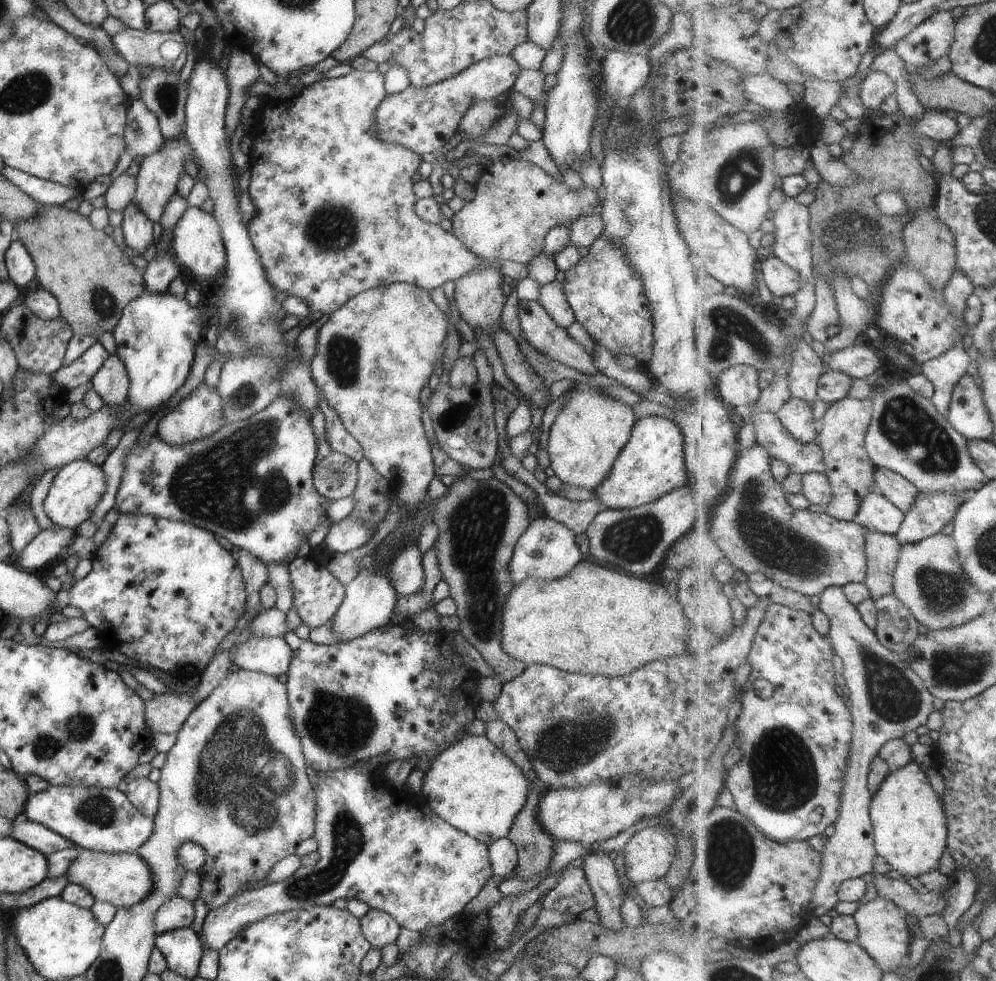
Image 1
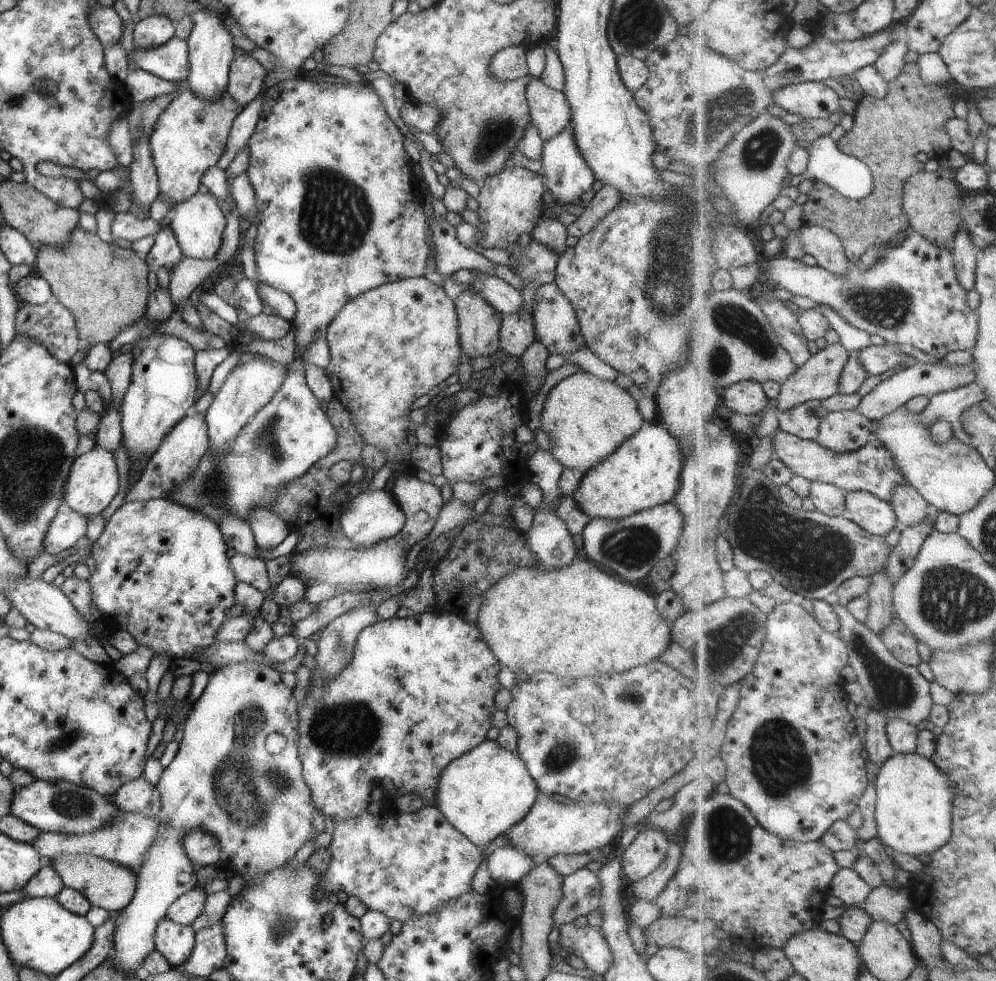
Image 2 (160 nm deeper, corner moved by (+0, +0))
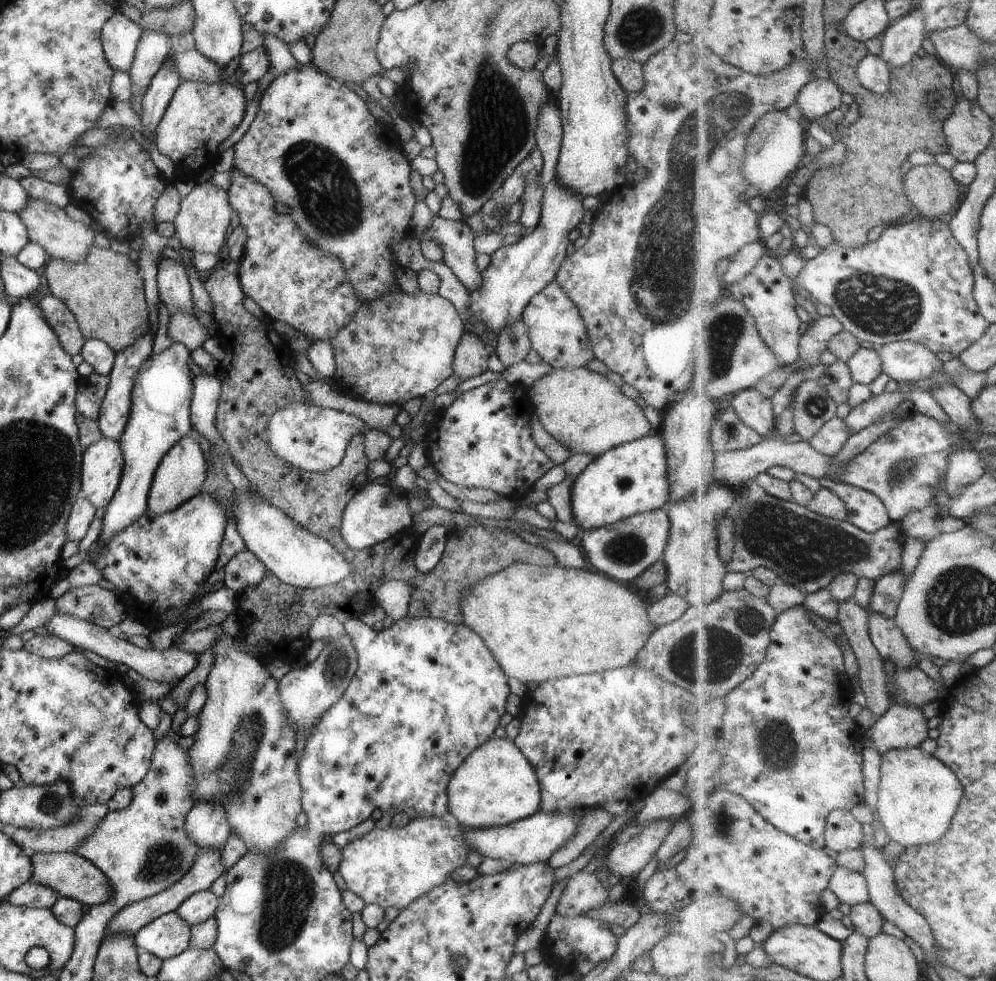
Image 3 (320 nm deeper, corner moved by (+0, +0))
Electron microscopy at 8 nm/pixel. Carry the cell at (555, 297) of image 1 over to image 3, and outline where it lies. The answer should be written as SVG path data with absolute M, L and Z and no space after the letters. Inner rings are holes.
M554 278L531 296L520 314L520 319L525 325L530 348L540 356L540 360L549 364L551 369L581 368L593 360L594 354L585 323L575 304Z

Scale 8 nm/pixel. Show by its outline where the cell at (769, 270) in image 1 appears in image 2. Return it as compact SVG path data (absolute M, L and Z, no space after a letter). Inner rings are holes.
M910 231L903 239L884 249L871 268L861 268L860 261L851 263L845 274L835 274L819 264L807 265L800 259L784 256L766 261L763 278L776 287L790 291L793 295L807 296L818 305L830 306L851 326L869 334L877 334L888 343L909 348L914 346L924 353L941 360L954 350L973 352L980 342L980 316L971 308L968 290L958 279L952 245L942 247L927 240L917 231Z

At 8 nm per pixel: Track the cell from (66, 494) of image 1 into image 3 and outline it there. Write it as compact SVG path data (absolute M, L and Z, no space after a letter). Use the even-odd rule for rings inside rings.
M102 436L90 444L82 454L78 496L104 509L118 487L123 463L121 449L114 440Z

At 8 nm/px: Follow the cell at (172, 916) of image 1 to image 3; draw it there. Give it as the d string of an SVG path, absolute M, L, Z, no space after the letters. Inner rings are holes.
M203 889L190 894L174 910L187 924L194 925L203 922L207 917L213 917L218 903L218 897L209 889Z

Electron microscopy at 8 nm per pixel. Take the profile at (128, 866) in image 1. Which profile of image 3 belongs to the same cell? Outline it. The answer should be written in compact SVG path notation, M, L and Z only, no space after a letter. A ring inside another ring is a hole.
M30 853L32 864L31 882L50 886L60 897L67 897L87 906L101 904L112 893L107 877L88 860L70 853Z

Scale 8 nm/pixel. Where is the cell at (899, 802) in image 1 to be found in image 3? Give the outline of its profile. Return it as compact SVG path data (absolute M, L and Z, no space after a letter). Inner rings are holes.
M921 747L885 749L882 752L882 779L878 793L879 800L875 814L881 818L889 840L900 844L905 849L925 846L941 840L949 832L959 803L964 798L962 782L957 780L955 772L934 753L929 754Z

